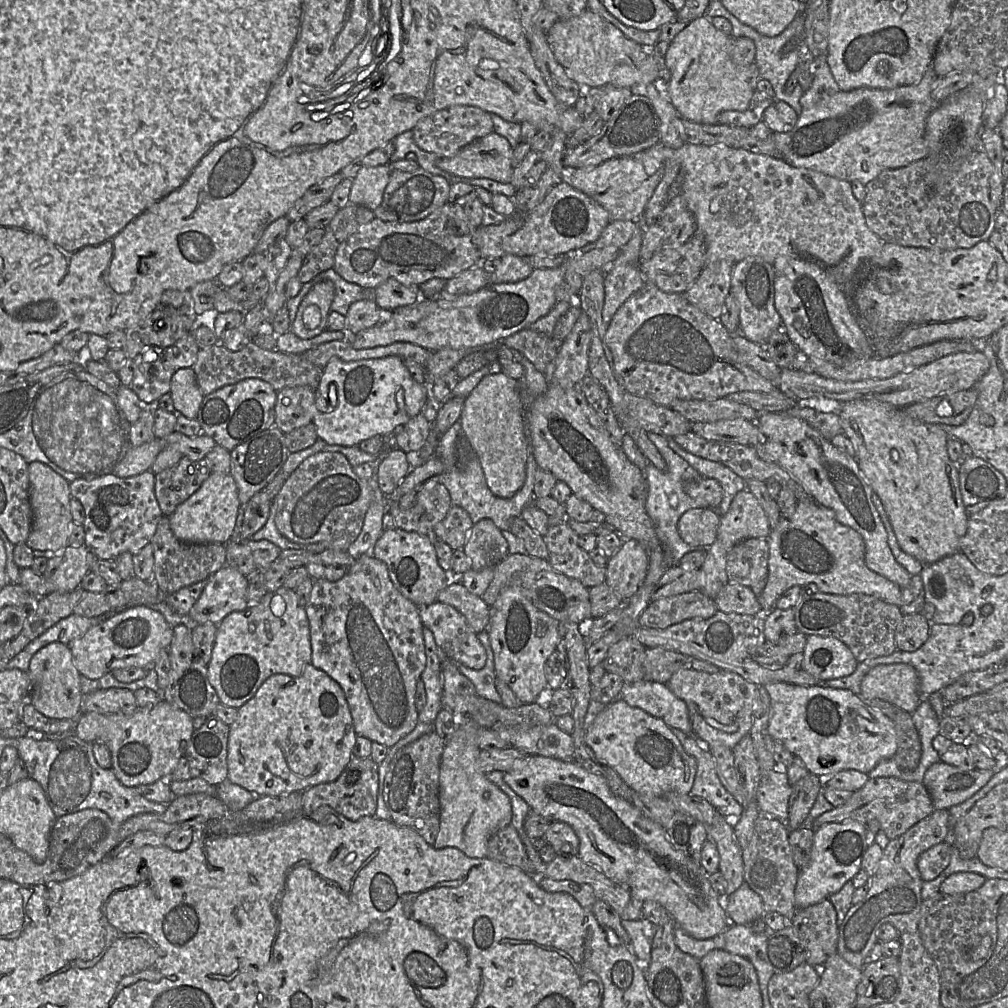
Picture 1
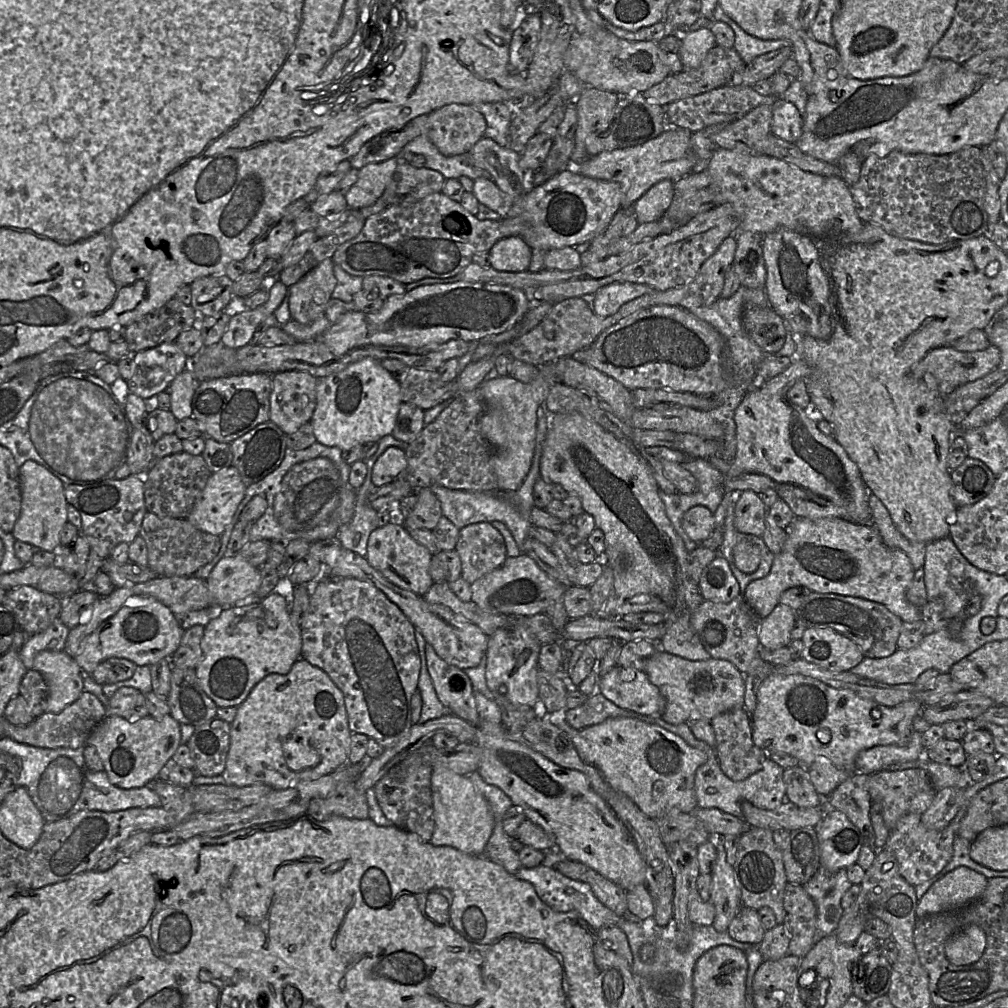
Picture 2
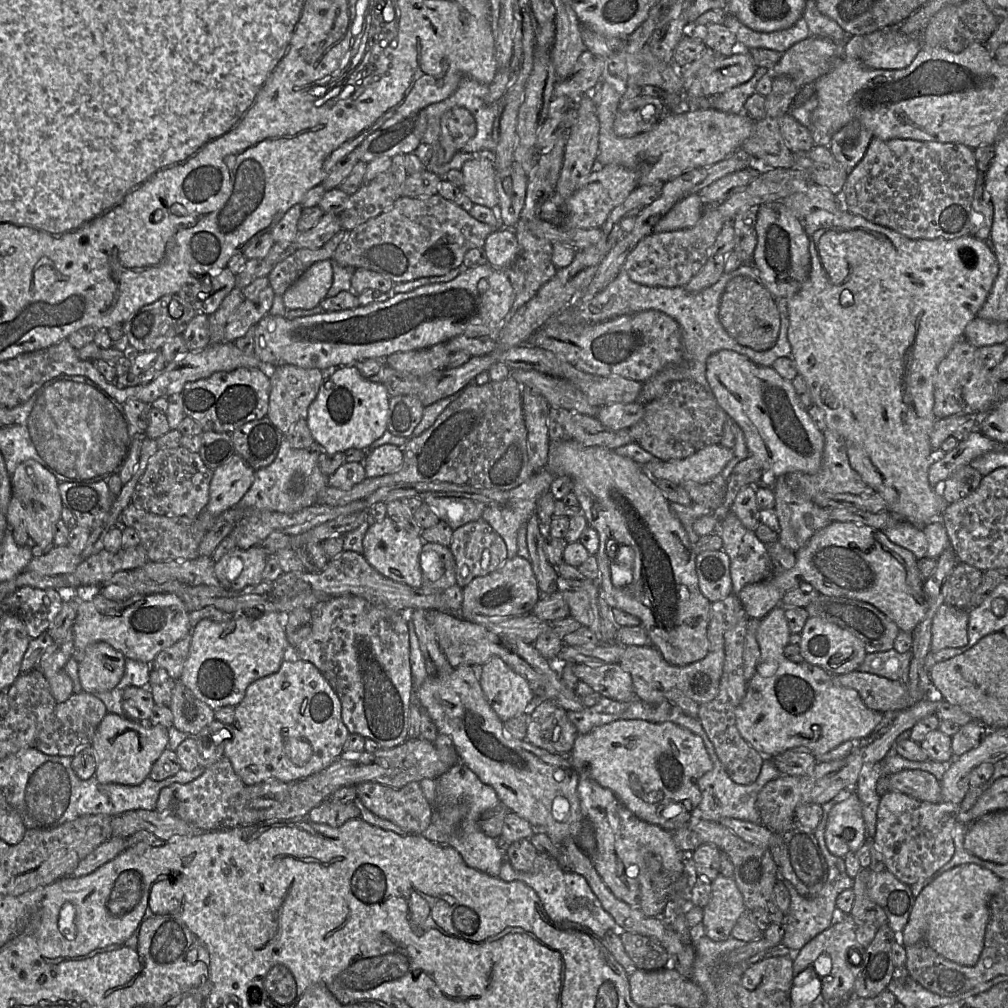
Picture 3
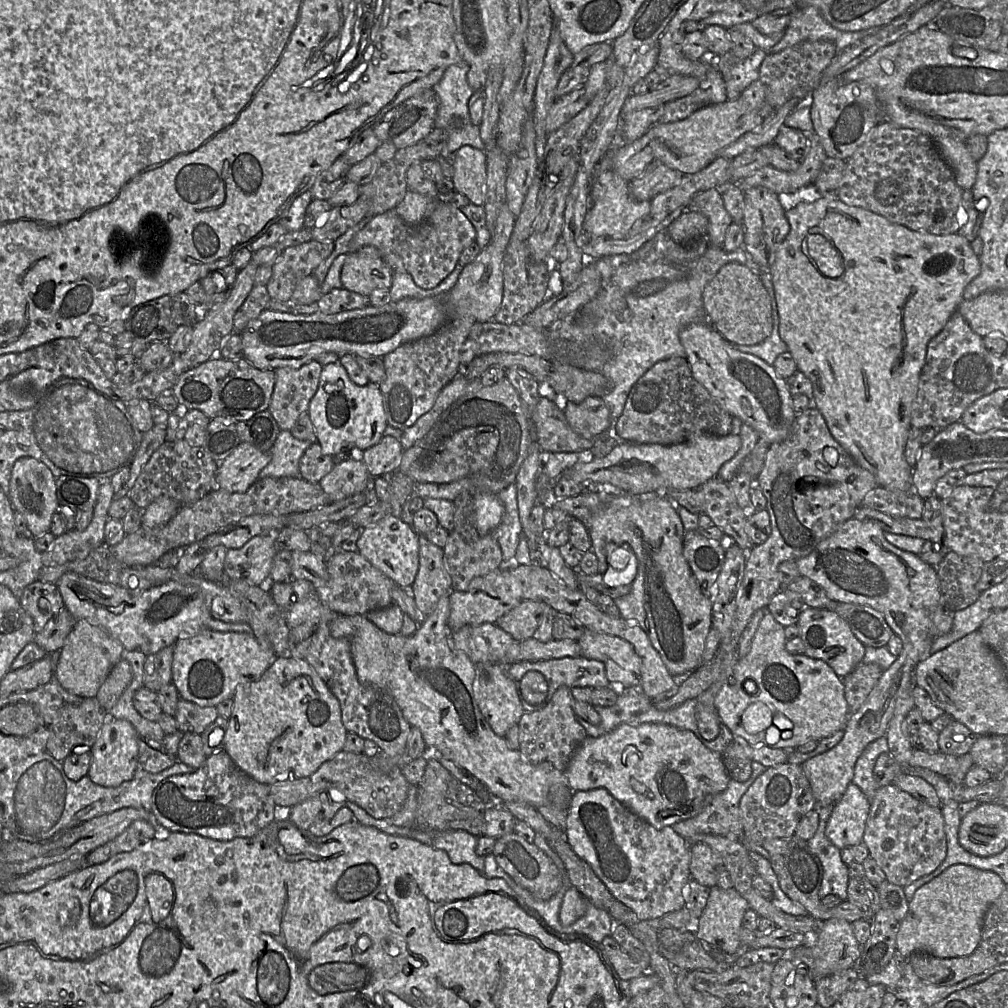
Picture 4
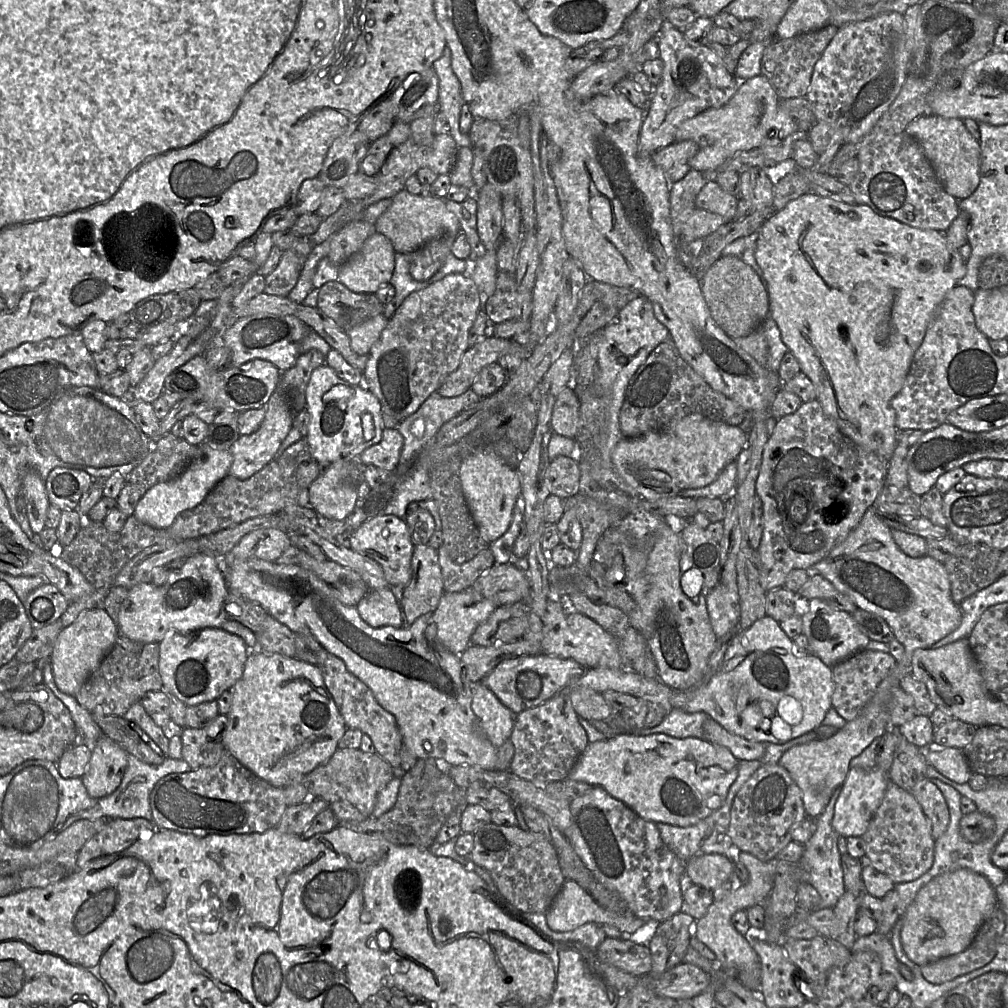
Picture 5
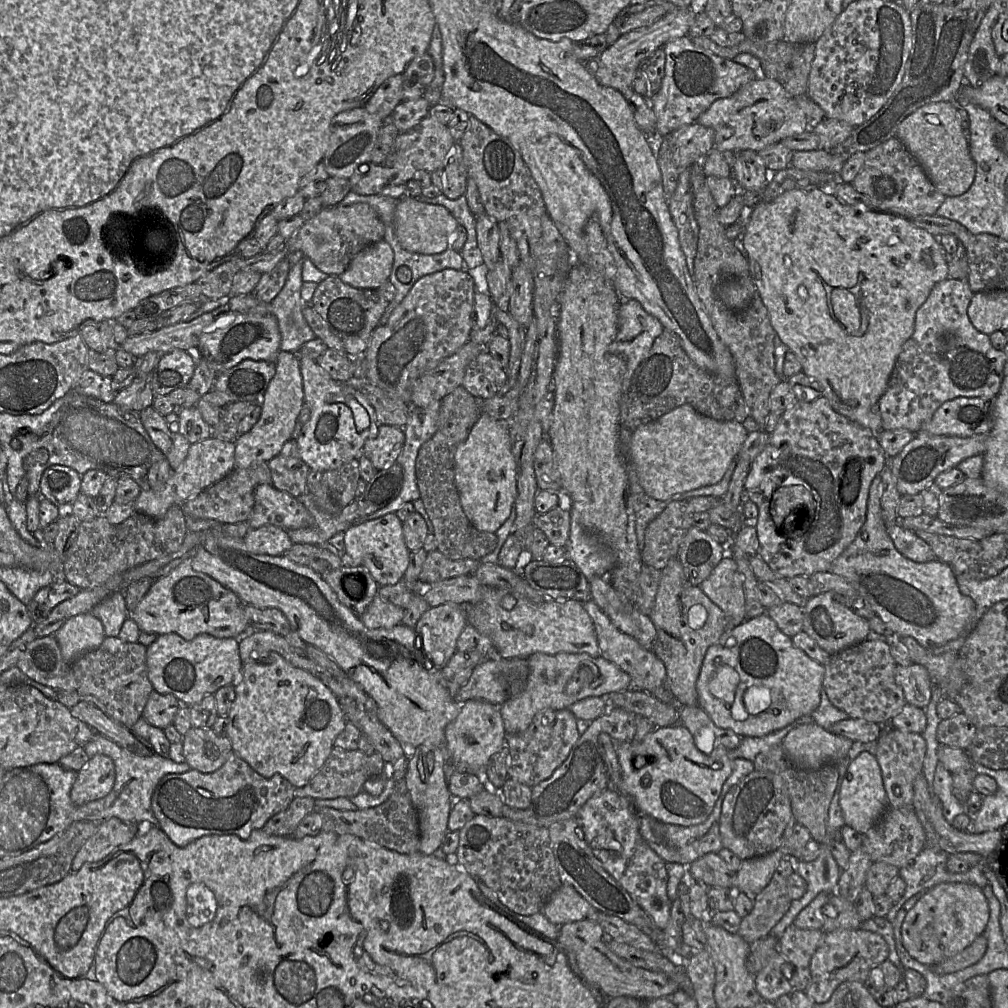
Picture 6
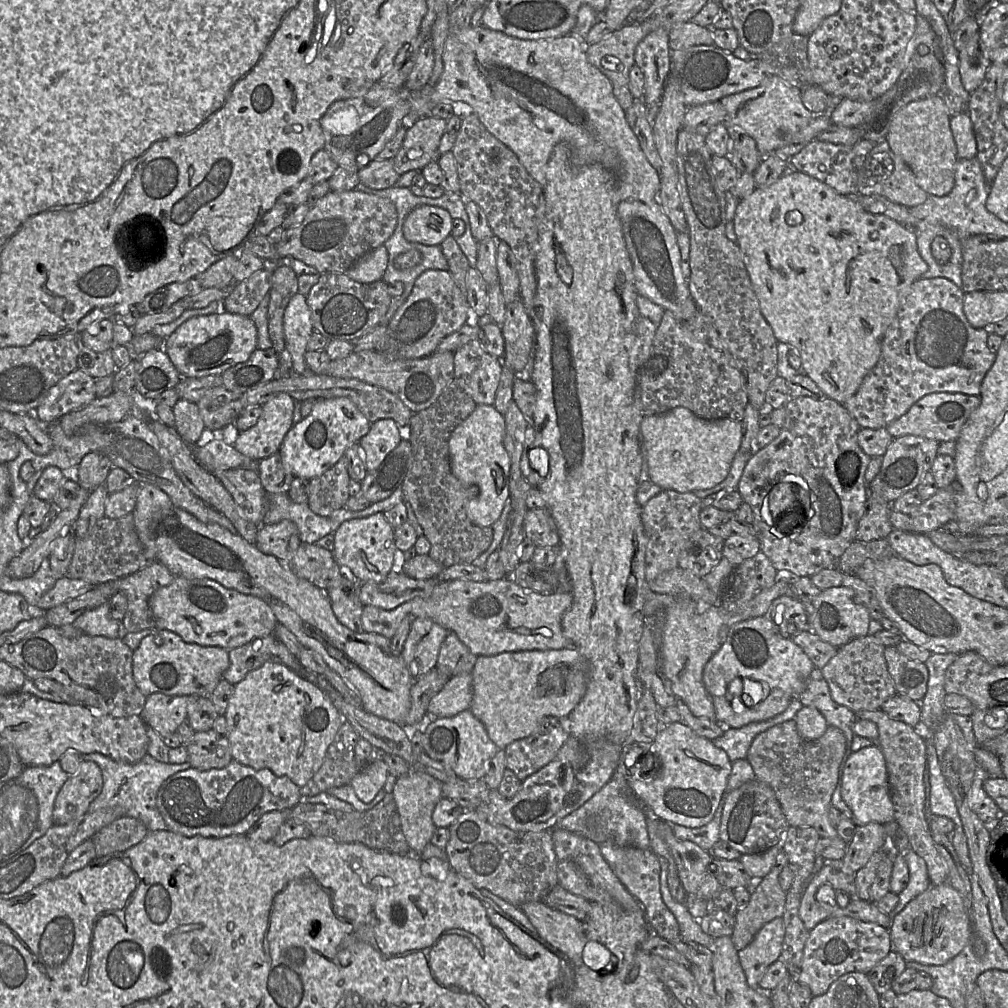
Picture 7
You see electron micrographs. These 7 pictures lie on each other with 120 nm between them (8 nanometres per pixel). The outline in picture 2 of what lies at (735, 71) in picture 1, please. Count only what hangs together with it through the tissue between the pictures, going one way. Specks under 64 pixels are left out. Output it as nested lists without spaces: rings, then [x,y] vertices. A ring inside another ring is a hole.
[[[708,27],[687,32],[678,38],[681,39],[679,56],[683,64],[683,70],[697,68],[709,50],[717,45],[715,36]]]

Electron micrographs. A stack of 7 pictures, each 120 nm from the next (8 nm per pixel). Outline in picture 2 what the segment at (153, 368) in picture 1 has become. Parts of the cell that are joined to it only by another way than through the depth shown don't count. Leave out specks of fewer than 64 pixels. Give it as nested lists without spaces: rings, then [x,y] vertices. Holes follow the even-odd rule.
[[[175,342],[132,353],[135,372],[127,381],[128,391],[148,399],[167,388],[184,369],[191,371],[191,359]]]

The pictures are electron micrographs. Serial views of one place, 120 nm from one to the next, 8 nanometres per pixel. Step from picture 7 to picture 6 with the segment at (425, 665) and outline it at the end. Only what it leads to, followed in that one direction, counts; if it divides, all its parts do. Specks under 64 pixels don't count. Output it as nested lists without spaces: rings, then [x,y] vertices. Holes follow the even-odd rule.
[[[464,605],[429,607],[414,628],[417,647],[437,669],[442,669],[457,651],[457,639],[467,625]]]

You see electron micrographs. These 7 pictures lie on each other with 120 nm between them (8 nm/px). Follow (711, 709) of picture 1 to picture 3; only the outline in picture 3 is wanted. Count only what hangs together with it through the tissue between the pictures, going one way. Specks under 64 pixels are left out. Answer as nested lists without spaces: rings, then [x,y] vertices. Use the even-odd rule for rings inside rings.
[[[627,645],[618,664],[631,674],[636,698],[646,703],[659,704],[665,700],[667,691],[677,689],[701,705],[712,701],[718,695],[724,660],[724,650],[709,651],[697,662],[676,666],[668,663],[654,646]]]

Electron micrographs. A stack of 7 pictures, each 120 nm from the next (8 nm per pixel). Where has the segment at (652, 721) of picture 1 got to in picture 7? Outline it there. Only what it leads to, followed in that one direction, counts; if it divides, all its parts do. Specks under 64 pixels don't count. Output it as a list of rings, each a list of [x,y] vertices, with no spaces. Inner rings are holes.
[[[682,721],[660,728],[652,753],[658,756],[658,760],[644,764],[642,777],[631,779],[629,786],[638,805],[671,825],[699,828],[709,823],[731,773],[732,762],[727,753],[712,741],[697,735]]]

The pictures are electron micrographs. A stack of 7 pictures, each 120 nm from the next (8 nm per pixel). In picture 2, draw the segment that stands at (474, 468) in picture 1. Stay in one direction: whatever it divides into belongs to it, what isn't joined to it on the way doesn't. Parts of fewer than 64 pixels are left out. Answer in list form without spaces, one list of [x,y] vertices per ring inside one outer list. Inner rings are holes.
[[[544,404],[537,410],[537,424],[536,424],[536,446],[532,458],[530,470],[516,491],[507,491],[508,494],[515,494],[517,497],[514,502],[509,502],[504,498],[498,497],[493,491],[466,491],[458,489],[449,489],[443,486],[431,487],[432,492],[436,495],[441,503],[442,514],[448,518],[457,528],[478,523],[478,522],[493,522],[500,521],[504,523],[511,531],[516,544],[522,551],[524,541],[530,535],[532,523],[530,522],[530,510],[534,507],[533,486],[535,481],[540,477],[540,459],[542,455],[544,441],[547,435],[549,426],[550,414],[545,408]]]

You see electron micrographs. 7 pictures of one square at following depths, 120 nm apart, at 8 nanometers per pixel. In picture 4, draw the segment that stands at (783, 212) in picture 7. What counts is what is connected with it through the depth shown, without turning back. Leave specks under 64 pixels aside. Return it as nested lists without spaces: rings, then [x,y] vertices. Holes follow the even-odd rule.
[[[818,196],[811,201],[800,202],[785,211],[790,230],[774,254],[768,269],[775,291],[779,315],[779,335],[788,346],[788,351],[797,368],[812,383],[814,407],[823,416],[831,435],[852,456],[862,468],[871,472],[878,486],[889,490],[911,491],[913,489],[913,468],[908,464],[904,450],[911,430],[912,404],[918,393],[919,379],[925,364],[927,345],[946,325],[952,314],[964,300],[966,286],[976,278],[981,265],[970,242],[959,234],[934,235],[911,230],[892,223],[881,215],[867,209],[849,206],[835,196]]]

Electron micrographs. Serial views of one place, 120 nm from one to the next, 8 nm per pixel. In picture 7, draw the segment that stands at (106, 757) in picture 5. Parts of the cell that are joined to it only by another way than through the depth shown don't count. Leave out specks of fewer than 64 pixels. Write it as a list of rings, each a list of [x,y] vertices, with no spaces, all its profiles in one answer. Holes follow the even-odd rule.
[[[82,761],[79,769],[65,781],[58,792],[54,808],[54,825],[72,822],[85,813],[103,789],[102,771],[93,761]]]

